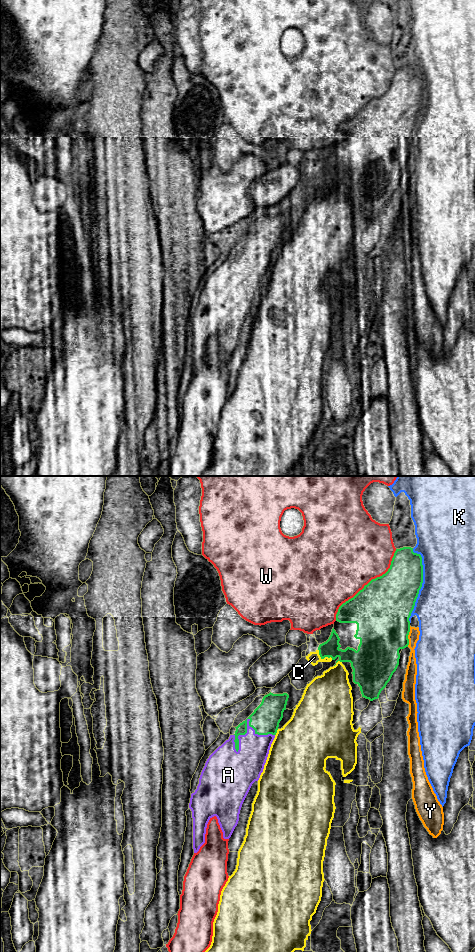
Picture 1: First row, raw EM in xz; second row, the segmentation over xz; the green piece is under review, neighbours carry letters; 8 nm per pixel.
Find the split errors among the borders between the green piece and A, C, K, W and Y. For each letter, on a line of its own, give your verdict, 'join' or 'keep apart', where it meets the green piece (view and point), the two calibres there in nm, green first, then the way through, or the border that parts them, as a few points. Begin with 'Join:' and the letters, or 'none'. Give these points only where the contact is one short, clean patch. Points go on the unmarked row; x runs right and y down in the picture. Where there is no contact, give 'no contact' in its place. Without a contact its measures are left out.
Join: A
A: join; meets green in xz at (246, 248); 240 nm thick on the green side, 240 nm on the other
C: keep apart; meets green in xz at (323, 178); 140 nm thick on the green side, 90 nm on the other
K: keep apart; meets green in xz at (421, 104); 360 nm thick on the green side, 460 nm on the other
W: keep apart; meets green in xz at (368, 103); 460 nm thick on the green side, 500 nm on the other
Y: keep apart; meets green in xz at (407, 156); 420 nm thick on the green side, 90 nm on the other

